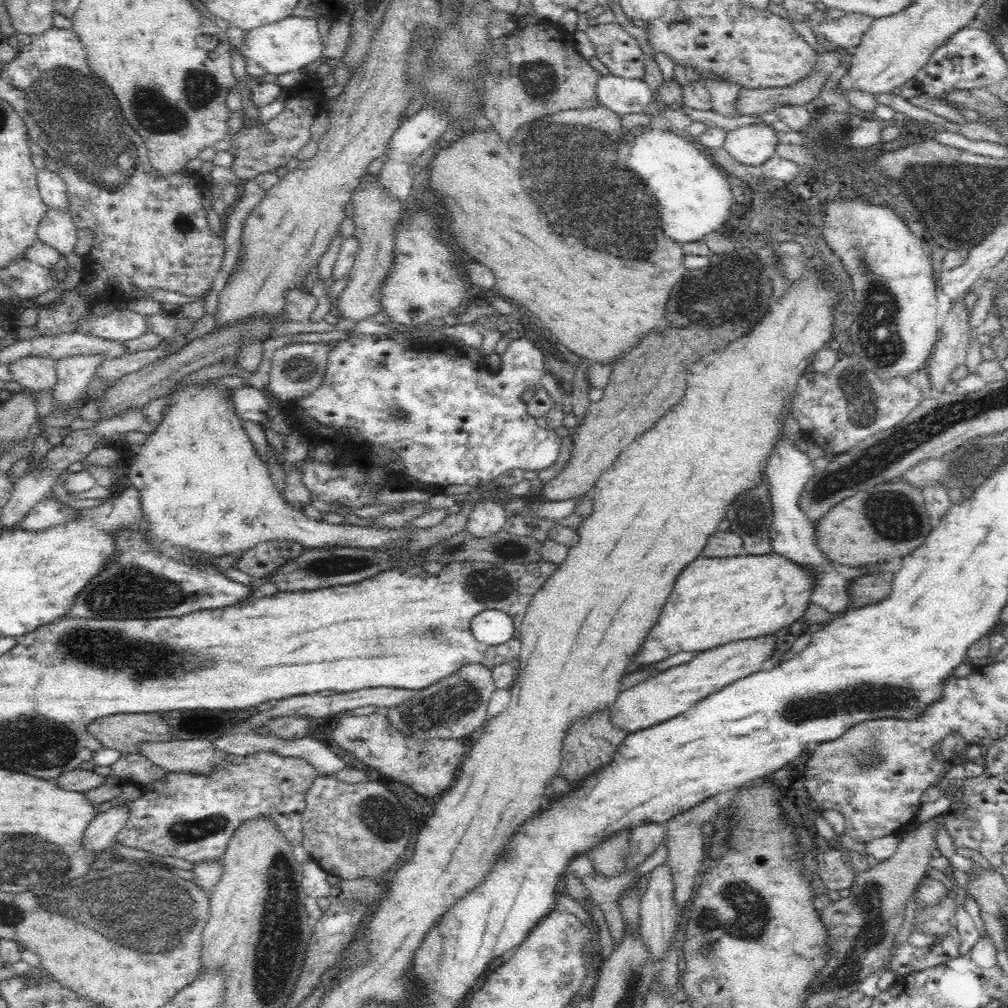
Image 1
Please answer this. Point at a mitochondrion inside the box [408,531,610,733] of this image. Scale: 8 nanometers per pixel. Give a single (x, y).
(488, 585)

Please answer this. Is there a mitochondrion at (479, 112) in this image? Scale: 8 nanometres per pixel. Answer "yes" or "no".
no

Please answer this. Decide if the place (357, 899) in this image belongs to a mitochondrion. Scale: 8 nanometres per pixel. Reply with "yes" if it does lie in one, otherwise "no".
yes

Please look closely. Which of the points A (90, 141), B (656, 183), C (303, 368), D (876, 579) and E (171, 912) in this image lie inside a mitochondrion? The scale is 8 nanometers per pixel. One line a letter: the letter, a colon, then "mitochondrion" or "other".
A: mitochondrion
B: mitochondrion
C: mitochondrion
D: other
E: mitochondrion

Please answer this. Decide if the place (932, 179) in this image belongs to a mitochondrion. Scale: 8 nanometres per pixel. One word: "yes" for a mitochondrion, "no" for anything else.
yes

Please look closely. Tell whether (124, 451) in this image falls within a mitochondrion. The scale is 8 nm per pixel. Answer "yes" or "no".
no

